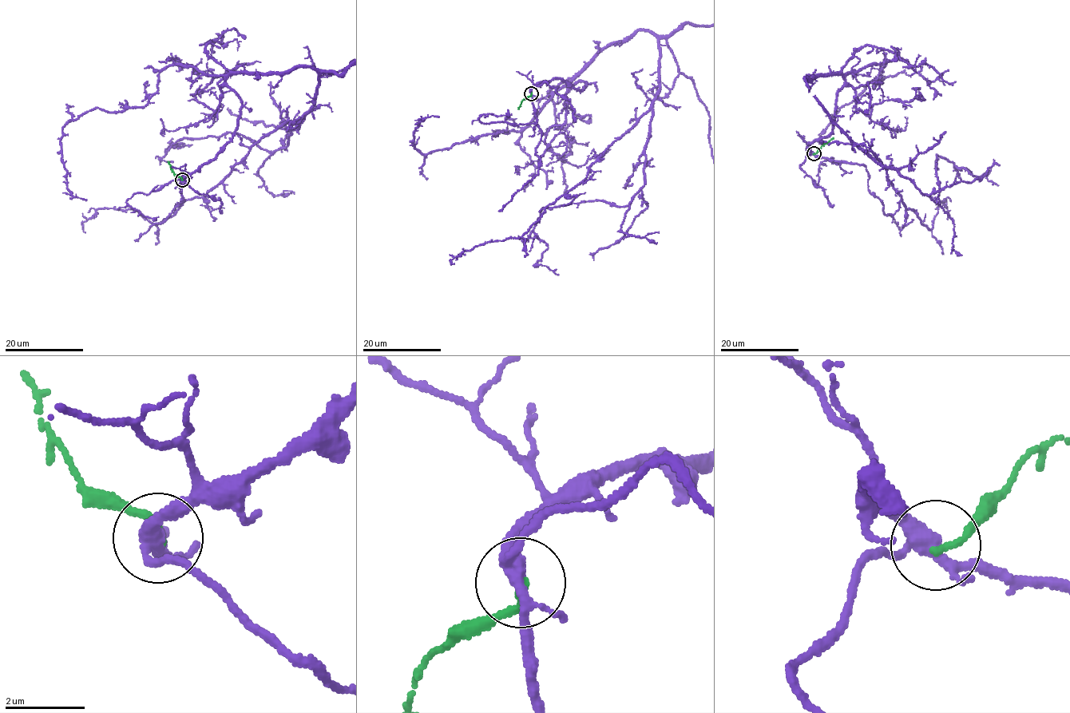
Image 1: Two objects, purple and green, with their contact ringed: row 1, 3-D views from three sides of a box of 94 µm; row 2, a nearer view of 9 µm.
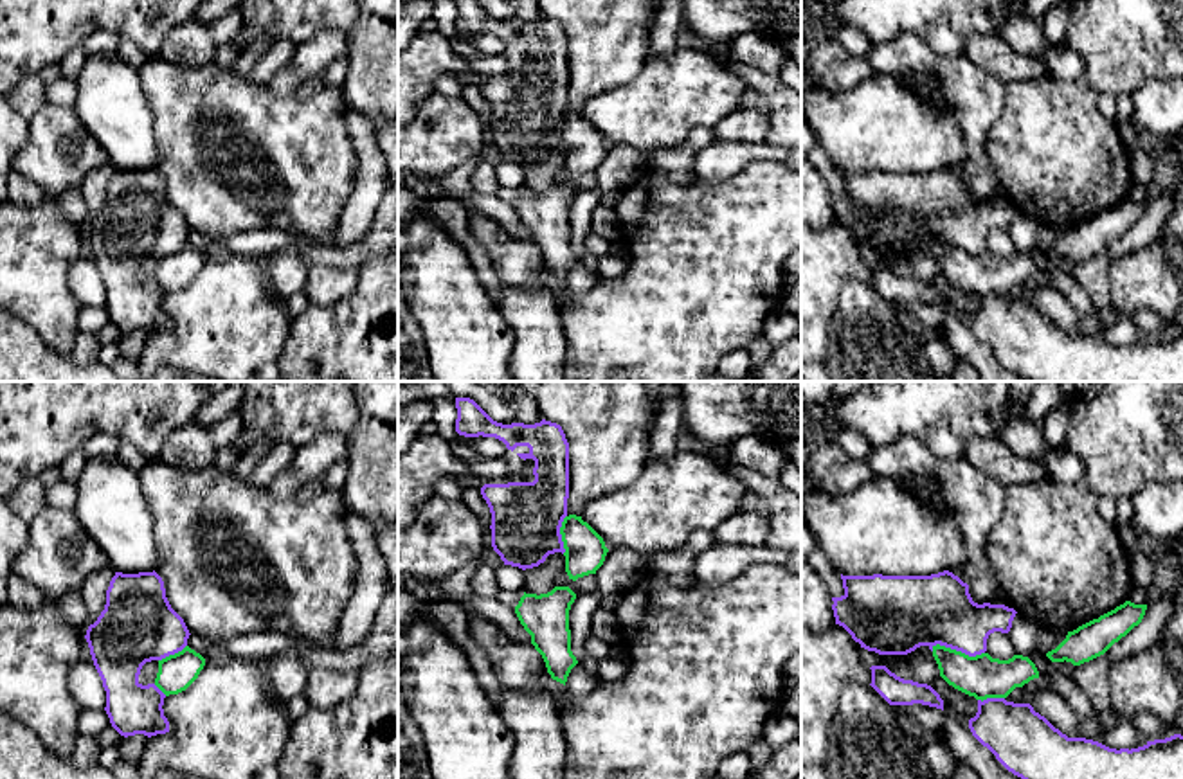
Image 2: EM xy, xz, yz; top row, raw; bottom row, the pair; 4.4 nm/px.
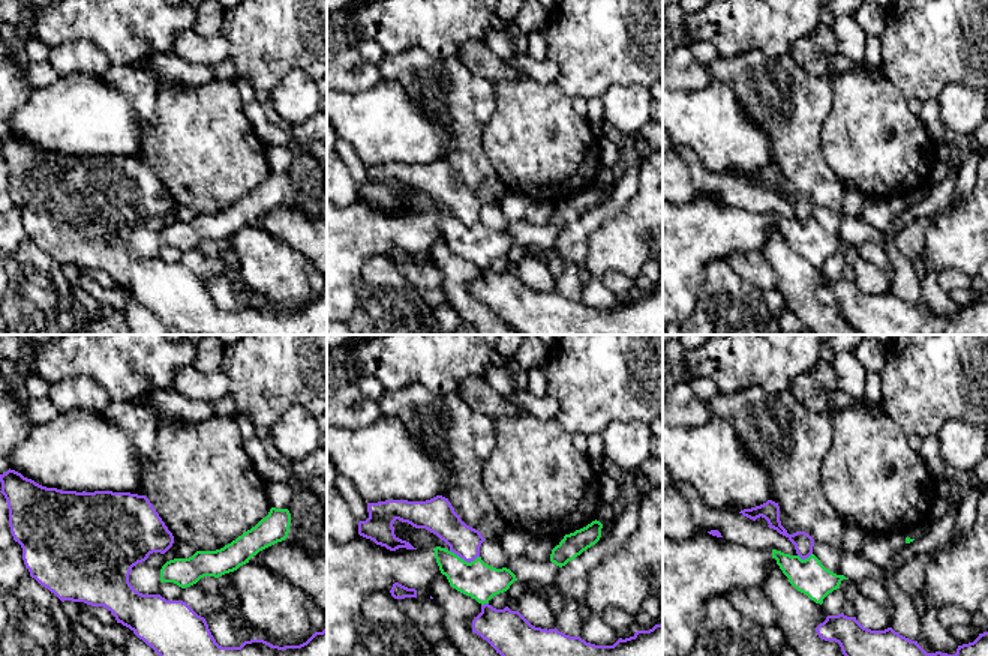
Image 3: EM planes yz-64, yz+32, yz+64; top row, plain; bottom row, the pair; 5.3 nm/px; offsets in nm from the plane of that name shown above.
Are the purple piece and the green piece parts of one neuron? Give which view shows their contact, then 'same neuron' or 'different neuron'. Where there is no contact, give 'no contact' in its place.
yz | different neuron

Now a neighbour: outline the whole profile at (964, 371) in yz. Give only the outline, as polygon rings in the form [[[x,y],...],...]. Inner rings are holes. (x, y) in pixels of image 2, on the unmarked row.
[[[958,362],[951,374],[936,376],[935,381],[980,381],[980,376],[969,363]]]

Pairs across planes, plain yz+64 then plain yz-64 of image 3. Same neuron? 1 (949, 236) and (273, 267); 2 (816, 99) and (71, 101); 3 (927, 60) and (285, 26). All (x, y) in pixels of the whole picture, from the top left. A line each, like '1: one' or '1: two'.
1: one
2: two
3: one

